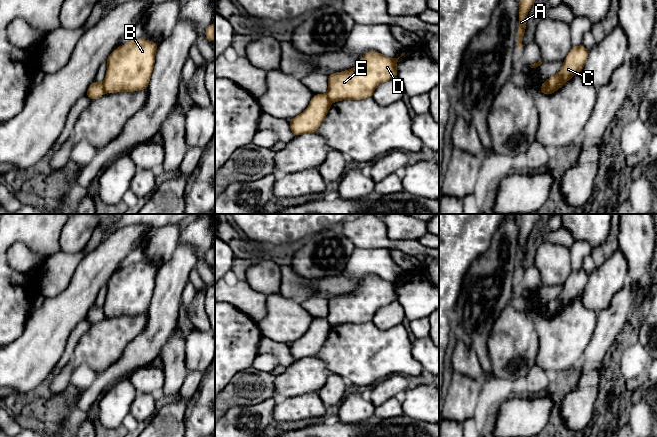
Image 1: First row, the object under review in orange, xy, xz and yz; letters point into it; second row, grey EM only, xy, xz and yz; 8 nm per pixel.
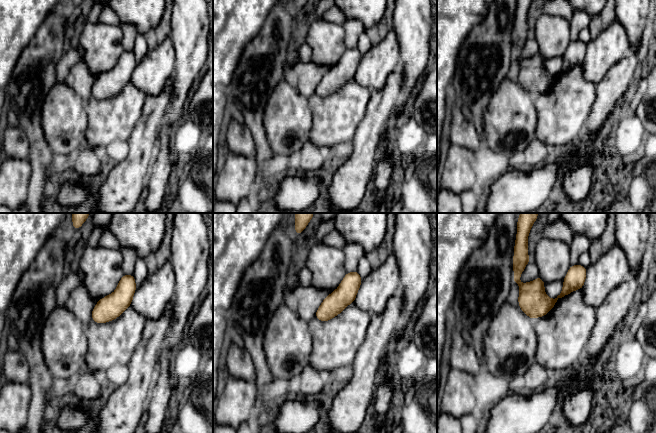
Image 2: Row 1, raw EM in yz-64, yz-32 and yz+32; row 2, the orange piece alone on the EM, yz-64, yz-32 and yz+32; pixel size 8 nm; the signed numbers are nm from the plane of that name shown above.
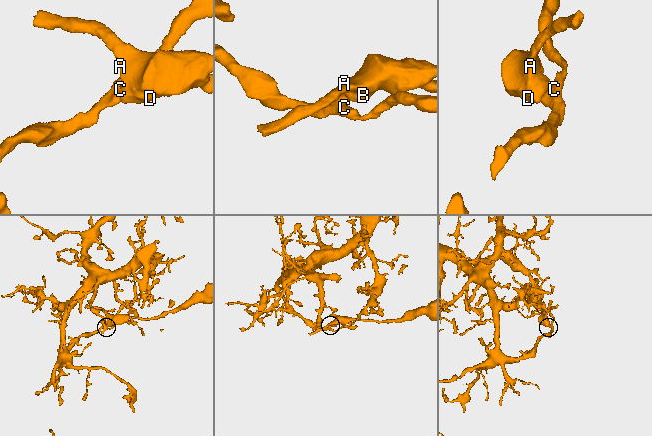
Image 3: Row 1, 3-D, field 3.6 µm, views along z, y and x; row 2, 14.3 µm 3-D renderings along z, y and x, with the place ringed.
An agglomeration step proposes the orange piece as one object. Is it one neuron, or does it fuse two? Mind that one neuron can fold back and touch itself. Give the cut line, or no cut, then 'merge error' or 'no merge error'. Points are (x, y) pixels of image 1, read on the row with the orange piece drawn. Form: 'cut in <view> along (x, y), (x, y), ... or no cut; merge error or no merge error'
cut in xy along (102, 83), (105, 92); merge error

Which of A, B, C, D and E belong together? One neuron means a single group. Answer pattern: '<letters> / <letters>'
A B D E / C

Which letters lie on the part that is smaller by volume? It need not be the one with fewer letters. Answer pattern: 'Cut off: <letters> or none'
Cut off: A, B, D, E

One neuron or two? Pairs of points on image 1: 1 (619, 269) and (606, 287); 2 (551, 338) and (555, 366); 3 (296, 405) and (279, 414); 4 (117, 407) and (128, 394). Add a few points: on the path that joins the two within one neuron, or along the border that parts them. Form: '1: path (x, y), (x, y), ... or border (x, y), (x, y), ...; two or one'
1: path (615, 273), (606, 283); one
2: path (555, 345), (555, 359); one
3: path (292, 409), (283, 412); one
4: path (118, 404), (125, 397); one

